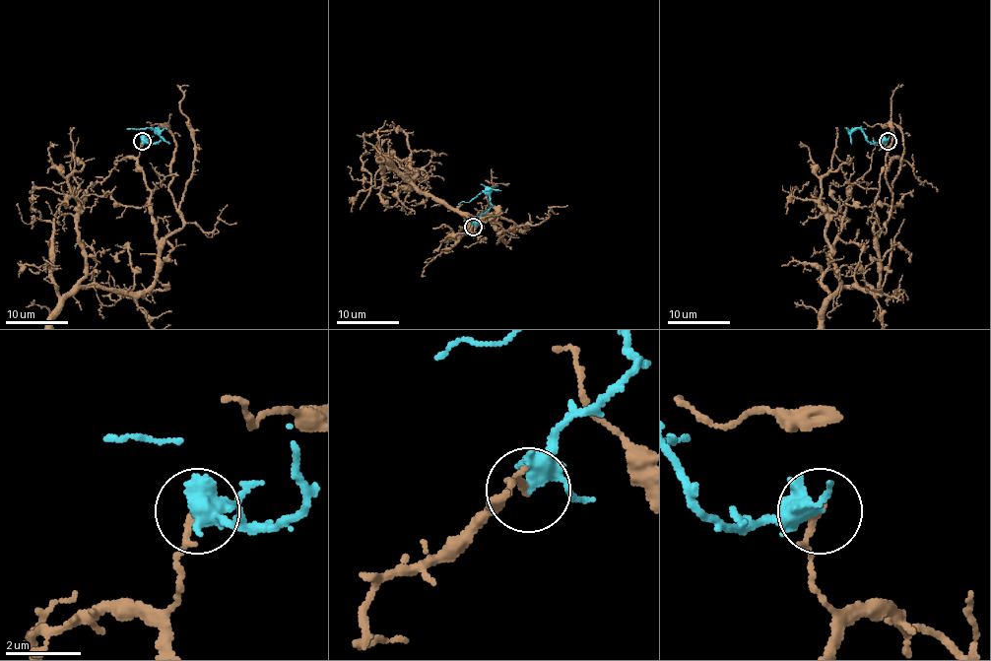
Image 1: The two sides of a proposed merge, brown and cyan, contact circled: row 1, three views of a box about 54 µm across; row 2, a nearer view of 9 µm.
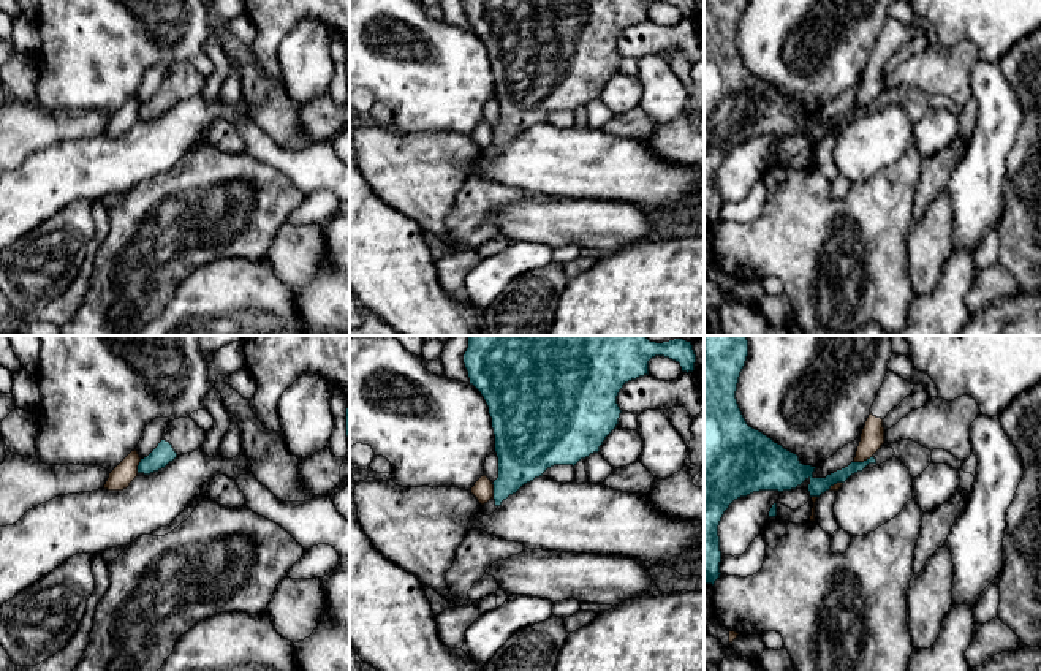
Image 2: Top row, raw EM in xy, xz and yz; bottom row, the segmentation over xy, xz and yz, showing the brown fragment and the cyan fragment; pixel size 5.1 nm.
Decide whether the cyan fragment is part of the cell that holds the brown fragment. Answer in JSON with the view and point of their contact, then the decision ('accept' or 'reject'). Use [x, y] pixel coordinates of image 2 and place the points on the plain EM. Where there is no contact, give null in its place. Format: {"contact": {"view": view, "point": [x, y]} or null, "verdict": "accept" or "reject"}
{"contact": {"view": "yz", "point": [863, 106]}, "verdict": "reject"}

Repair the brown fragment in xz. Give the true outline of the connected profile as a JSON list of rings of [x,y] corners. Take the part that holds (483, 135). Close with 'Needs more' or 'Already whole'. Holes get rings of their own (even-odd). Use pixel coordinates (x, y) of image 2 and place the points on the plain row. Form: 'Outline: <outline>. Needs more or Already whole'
Outline: [[[484,120],[481,122],[475,131],[471,133],[471,139],[478,144],[481,150],[487,149],[490,144],[494,144],[494,130],[492,127]]]. Already whole

